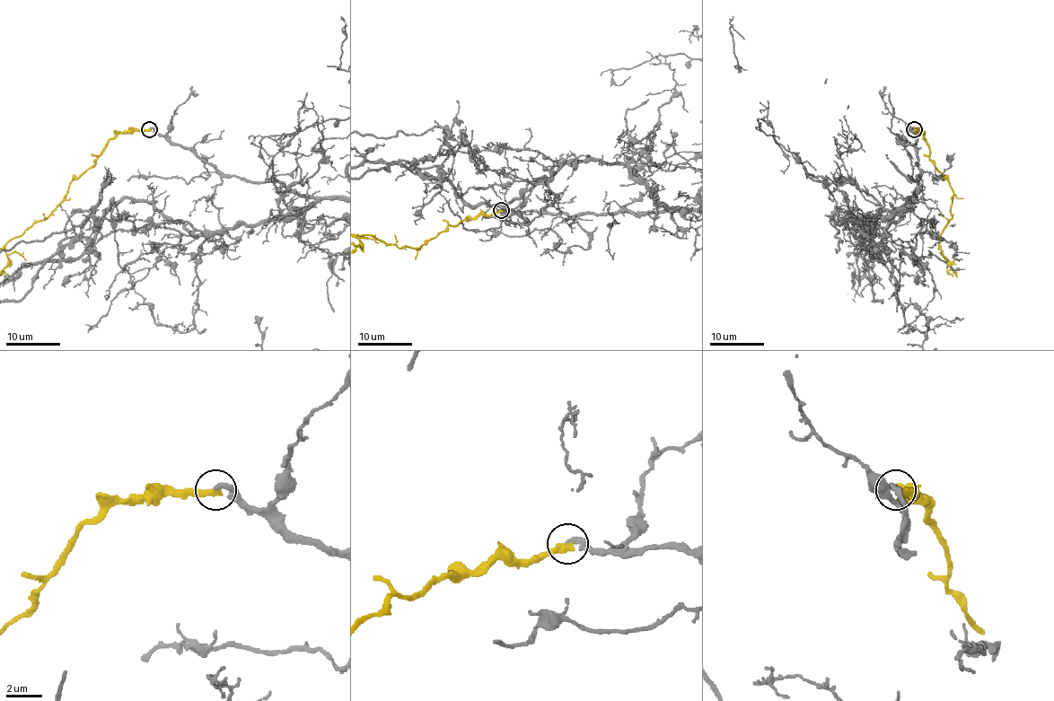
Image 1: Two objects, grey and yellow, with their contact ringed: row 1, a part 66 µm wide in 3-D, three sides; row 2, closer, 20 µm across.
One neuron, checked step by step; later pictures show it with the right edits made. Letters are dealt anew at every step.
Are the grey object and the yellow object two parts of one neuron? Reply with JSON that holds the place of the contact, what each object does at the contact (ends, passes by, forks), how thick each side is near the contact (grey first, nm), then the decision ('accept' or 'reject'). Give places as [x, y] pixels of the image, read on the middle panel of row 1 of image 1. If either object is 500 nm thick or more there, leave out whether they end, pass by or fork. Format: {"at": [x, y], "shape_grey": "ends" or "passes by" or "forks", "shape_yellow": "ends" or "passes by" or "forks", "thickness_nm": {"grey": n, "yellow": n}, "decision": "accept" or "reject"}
{"at": [501, 210], "shape_grey": "ends", "shape_yellow": "ends", "thickness_nm": {"grey": 320, "yellow": 400}, "decision": "accept"}

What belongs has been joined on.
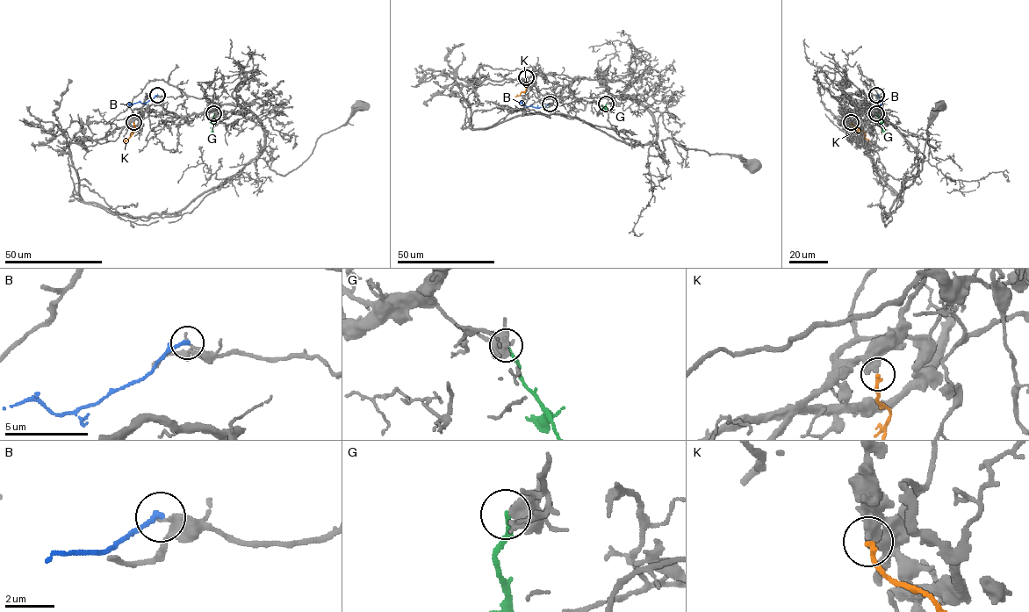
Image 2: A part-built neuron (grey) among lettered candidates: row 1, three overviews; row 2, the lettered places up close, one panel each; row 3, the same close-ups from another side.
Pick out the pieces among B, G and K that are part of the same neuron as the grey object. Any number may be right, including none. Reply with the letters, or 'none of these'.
none of these

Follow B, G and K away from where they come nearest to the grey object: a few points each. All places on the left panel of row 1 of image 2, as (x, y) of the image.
B: (157, 95), (147, 102), (127, 104)
G: (214, 113), (212, 133)
K: (133, 122), (134, 131), (128, 140), (125, 139)

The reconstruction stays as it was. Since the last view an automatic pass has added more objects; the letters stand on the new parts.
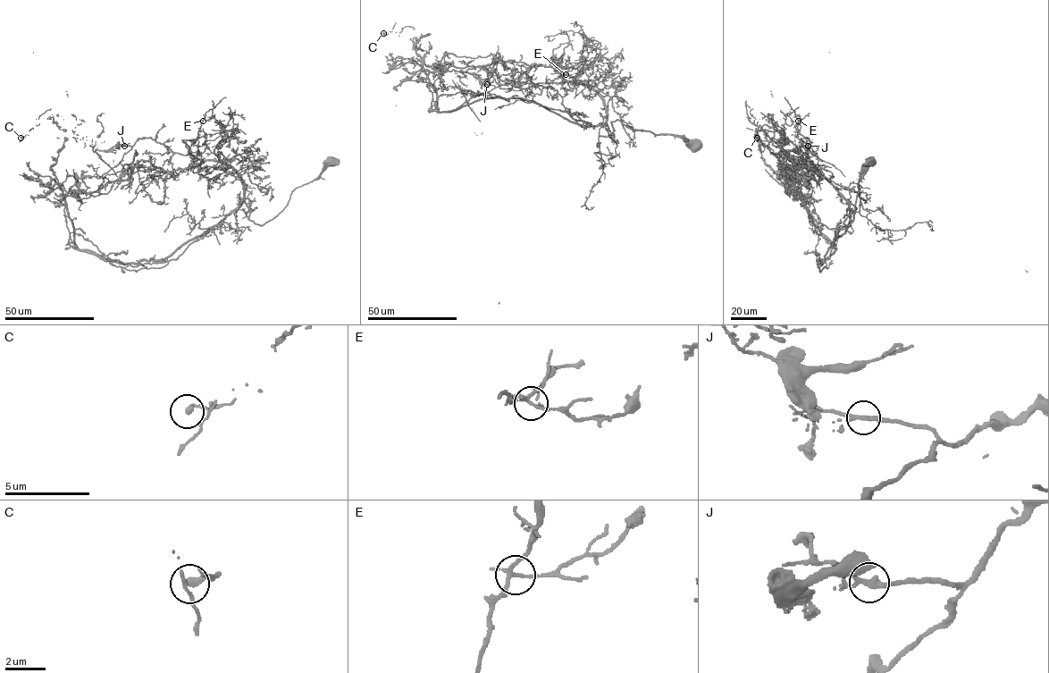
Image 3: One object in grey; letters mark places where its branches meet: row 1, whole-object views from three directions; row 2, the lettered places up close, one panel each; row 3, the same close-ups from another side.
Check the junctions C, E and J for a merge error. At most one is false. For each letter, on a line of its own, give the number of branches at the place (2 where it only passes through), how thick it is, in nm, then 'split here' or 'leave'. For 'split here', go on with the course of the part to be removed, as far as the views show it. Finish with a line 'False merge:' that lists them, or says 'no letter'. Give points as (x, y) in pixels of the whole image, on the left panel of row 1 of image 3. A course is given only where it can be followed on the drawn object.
C: 3 branches meet; 200 nm thick; leave
E: 3 branches meet; 170 nm thick; leave
J: 3 branches meet; 220 nm thick; split here; foreign part runs (124, 146), (100, 150), (96, 149), (96, 145), (92, 147), (89, 145), (117, 176), (135, 272)
False merge: J

